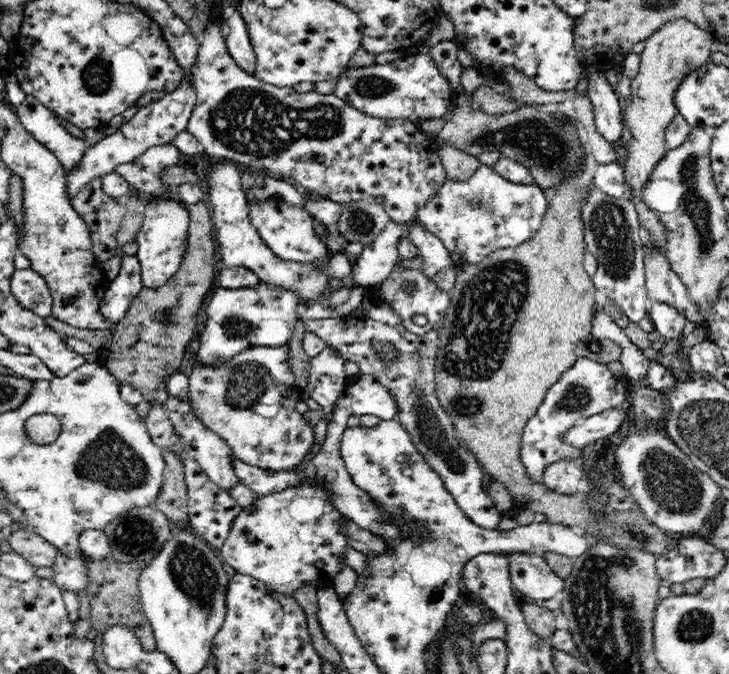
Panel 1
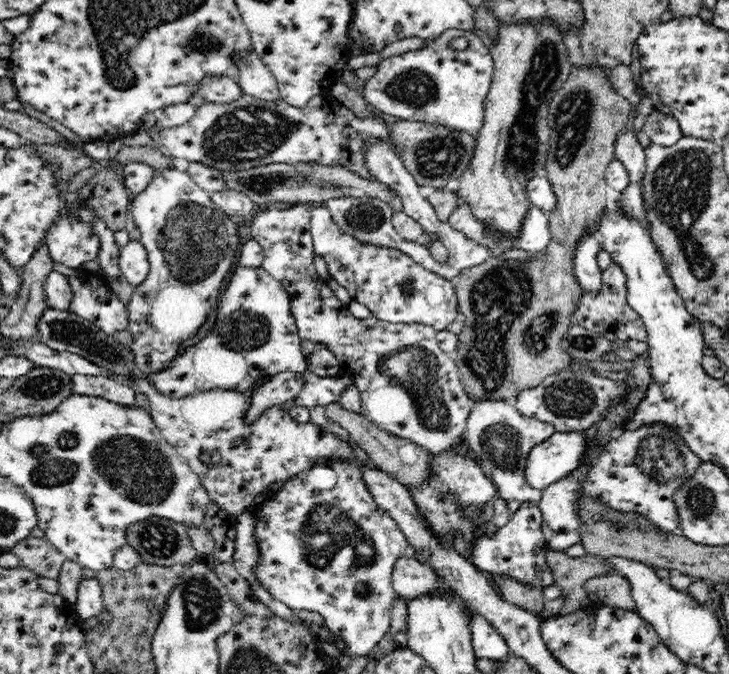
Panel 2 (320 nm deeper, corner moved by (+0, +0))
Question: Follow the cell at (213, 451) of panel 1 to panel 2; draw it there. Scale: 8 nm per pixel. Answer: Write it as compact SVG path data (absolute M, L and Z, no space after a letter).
M236 266L230 284L219 297L216 312L214 332L182 350L164 371L147 375L158 392L174 399L216 388L244 392L262 373L271 378L284 372L299 375L305 381L294 404L312 408L338 403L344 389L353 383L350 376L341 373L323 377L308 369L306 356L302 352L302 338L292 313L291 296L266 269Z

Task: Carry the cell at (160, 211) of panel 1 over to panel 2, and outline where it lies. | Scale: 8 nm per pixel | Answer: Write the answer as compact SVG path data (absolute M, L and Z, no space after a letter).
M129 241L124 248L120 248L119 267L124 278L138 286L149 273L147 251L140 241Z

